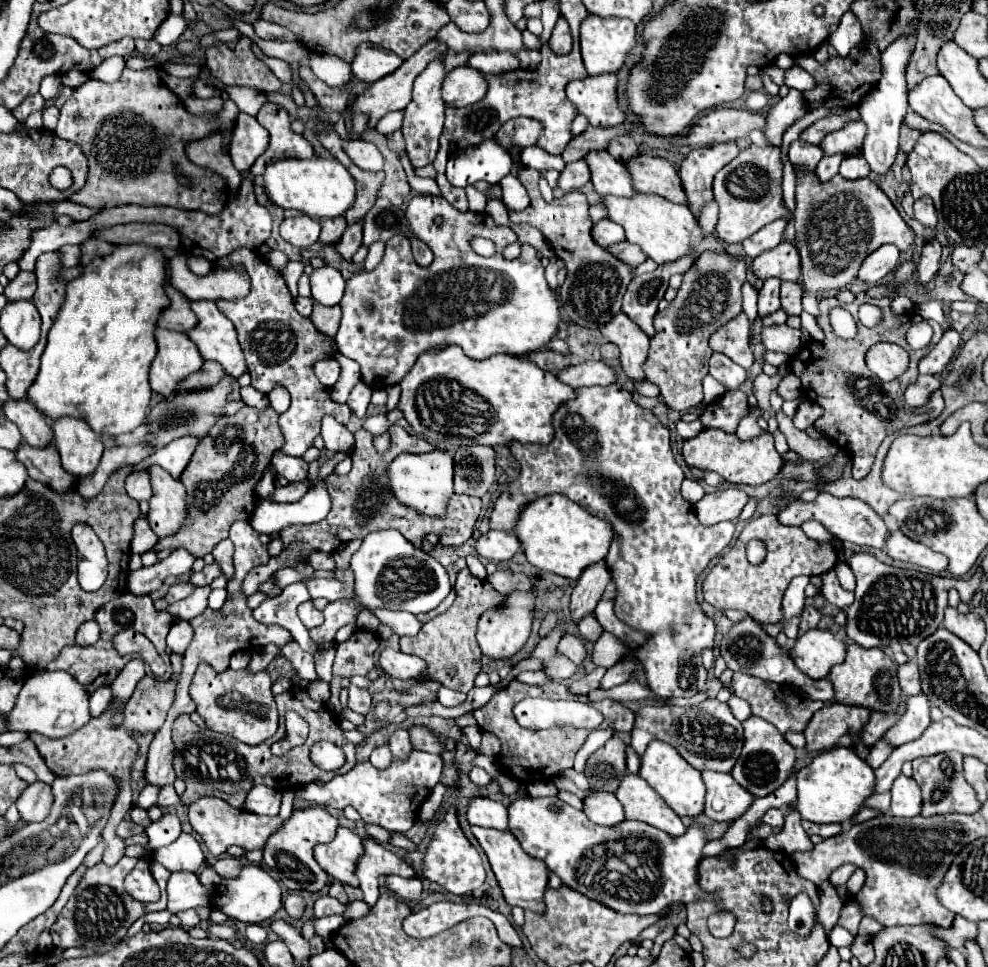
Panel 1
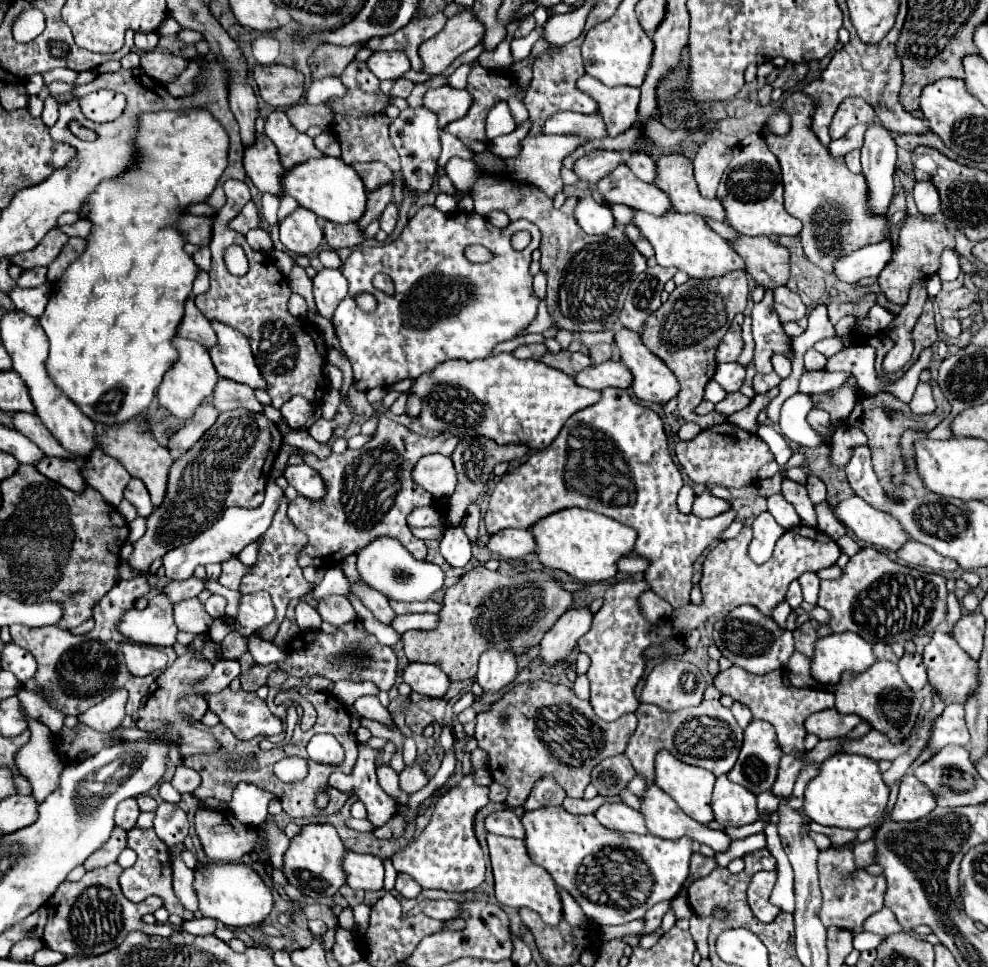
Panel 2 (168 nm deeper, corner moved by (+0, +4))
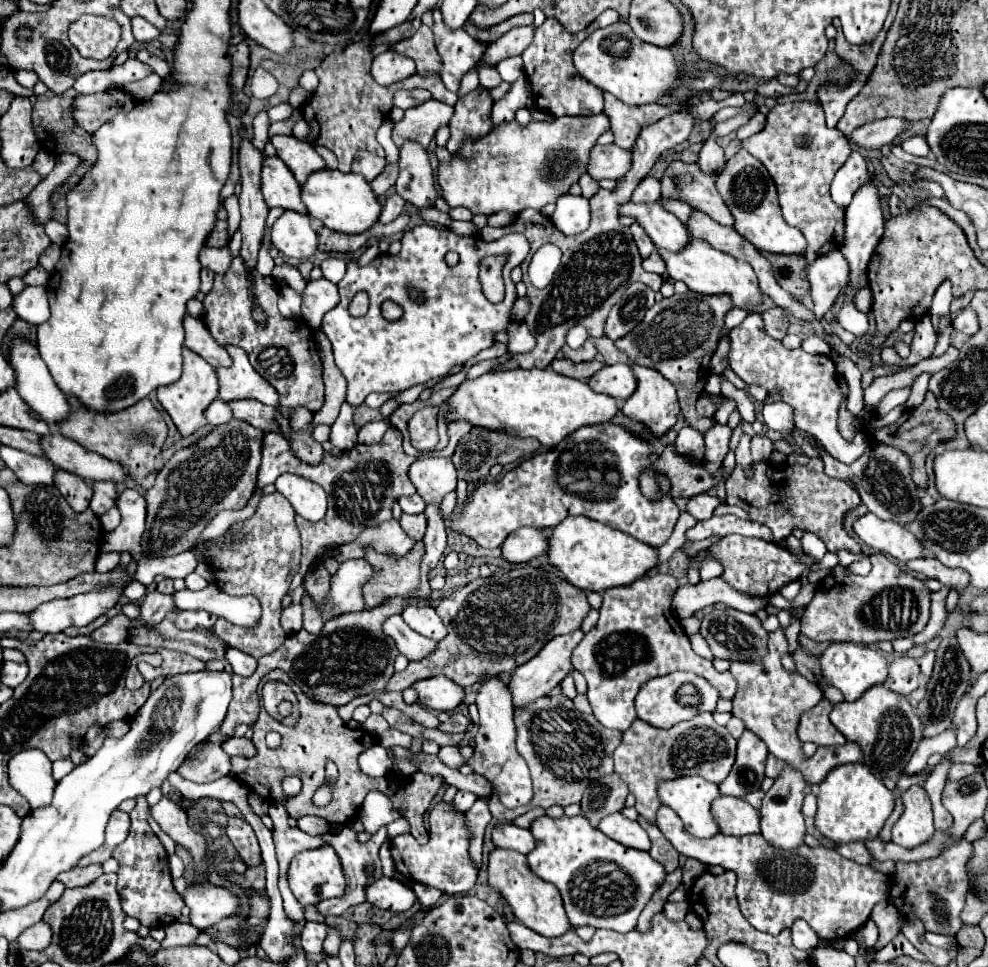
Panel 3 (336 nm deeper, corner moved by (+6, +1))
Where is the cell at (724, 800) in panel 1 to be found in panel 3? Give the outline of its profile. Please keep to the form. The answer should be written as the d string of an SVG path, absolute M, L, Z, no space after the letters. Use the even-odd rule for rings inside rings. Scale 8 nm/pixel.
M718 795L712 801L712 815L724 835L760 833L760 815L742 797Z

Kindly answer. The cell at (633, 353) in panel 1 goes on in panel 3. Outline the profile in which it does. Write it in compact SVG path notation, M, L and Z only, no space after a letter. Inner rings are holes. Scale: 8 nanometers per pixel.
M630 361L630 367L638 379L636 391L626 399L624 415L642 421L654 435L664 435L678 419L680 407L676 387L664 379L658 371L640 367Z

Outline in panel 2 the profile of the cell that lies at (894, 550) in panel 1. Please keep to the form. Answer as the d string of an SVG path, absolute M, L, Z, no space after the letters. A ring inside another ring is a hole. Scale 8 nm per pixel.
M910 540L904 544L904 548L898 550L898 558L908 562L910 566L926 566L932 568L934 572L956 572L958 562L952 558L944 558L932 548L918 544L916 540Z

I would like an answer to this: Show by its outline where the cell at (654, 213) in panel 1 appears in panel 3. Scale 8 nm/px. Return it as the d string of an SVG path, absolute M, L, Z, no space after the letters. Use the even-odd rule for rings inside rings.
M690 237L688 247L684 247L684 251L664 251L664 249L656 249L656 251L666 263L666 273L676 281L684 281L690 291L704 293L704 295L726 293L730 295L734 307L746 309L750 313L756 311L756 305L762 301L762 291L758 287L754 269L744 261L738 261L722 251L716 251L708 241Z

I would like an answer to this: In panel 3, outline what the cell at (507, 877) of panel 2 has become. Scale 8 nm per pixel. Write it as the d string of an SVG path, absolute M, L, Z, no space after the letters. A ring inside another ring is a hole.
M496 847L488 859L488 885L500 895L500 899L504 899L510 905L514 917L522 925L534 929L544 937L560 937L568 931L570 923L564 915L560 891L556 891L552 883L544 883L542 879L536 879L536 875L532 875L526 855Z

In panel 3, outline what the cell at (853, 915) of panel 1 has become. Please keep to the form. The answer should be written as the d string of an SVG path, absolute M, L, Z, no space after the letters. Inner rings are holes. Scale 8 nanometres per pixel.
M662 805L656 811L656 825L678 853L694 857L706 865L720 865L736 871L736 897L742 915L752 927L770 935L778 935L800 917L808 921L820 939L844 939L868 921L878 901L888 897L888 875L882 875L868 865L858 865L852 859L844 859L836 849L826 845L802 845L796 851L780 851L766 843L762 835L730 837L718 833L712 839L696 839L684 829L682 819L668 805Z

